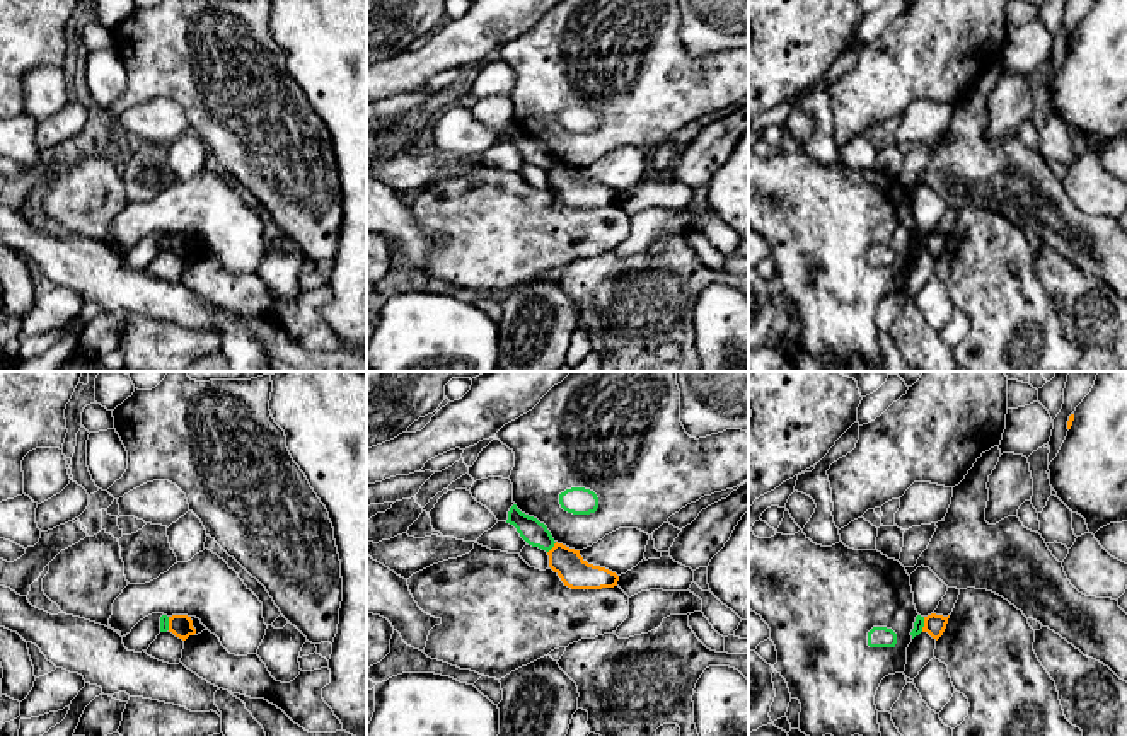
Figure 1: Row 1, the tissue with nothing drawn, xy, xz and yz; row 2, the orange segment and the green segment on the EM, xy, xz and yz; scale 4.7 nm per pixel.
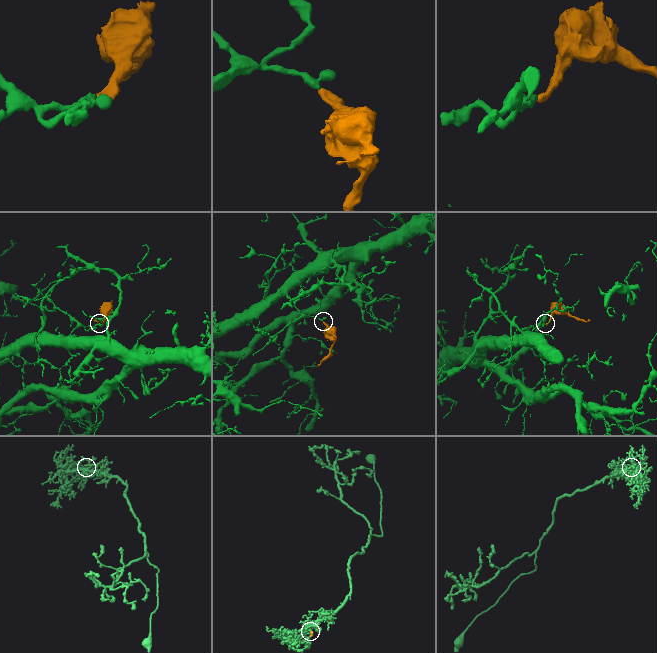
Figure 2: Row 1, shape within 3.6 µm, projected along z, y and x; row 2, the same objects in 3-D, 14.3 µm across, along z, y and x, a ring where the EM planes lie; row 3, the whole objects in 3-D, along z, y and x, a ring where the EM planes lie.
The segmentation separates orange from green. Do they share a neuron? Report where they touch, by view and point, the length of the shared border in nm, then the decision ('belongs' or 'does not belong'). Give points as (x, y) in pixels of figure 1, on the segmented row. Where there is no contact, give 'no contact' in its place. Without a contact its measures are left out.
yz (924, 624) | 70 nm | does not belong

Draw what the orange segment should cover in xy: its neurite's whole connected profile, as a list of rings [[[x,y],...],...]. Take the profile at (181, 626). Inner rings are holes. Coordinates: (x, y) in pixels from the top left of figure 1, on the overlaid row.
[[[172,615],[172,617],[169,617],[169,632],[172,632],[176,637],[186,641],[189,635],[196,634],[196,629],[193,627],[191,617]]]

